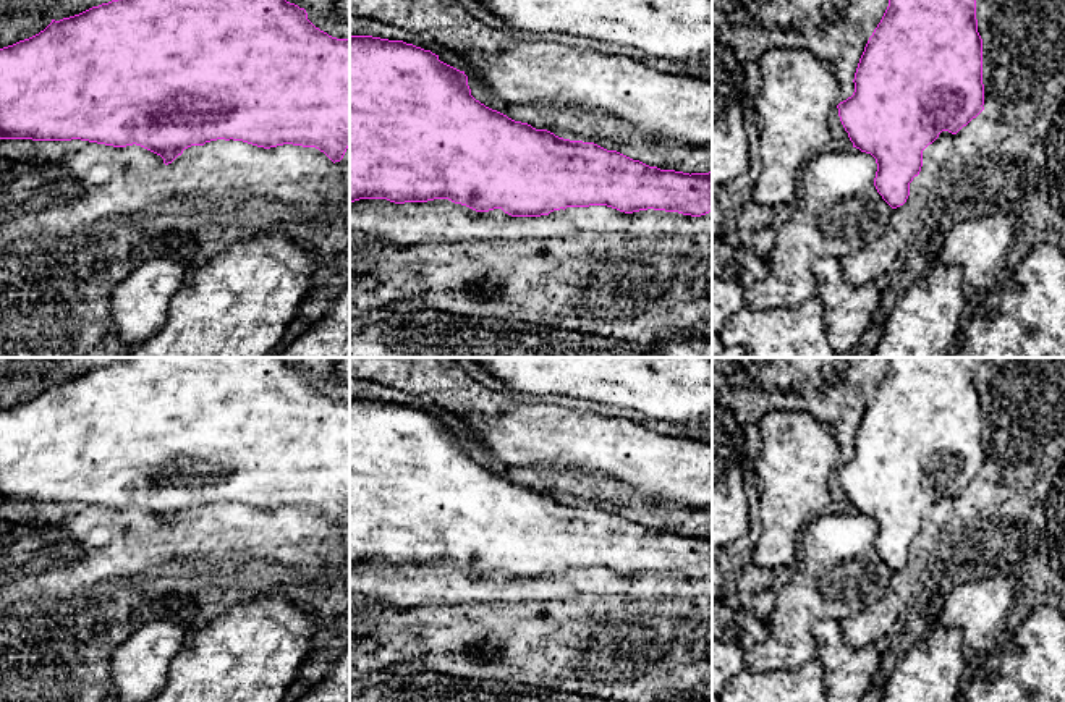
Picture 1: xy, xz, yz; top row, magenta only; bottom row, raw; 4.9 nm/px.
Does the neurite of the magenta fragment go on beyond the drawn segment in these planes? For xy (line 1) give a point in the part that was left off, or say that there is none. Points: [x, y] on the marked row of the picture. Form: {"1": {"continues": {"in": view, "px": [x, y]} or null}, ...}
{"1": {"continues": null}}

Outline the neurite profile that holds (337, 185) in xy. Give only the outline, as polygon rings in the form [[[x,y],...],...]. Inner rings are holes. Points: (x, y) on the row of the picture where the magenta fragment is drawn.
[[[0,139],[0,243],[18,243],[42,236],[70,238],[87,231],[104,218],[136,215],[142,209],[162,205],[168,197],[238,201],[252,194],[267,194],[293,201],[303,207],[322,207],[338,202],[350,191],[350,146],[340,162],[332,162],[316,147],[283,144],[270,149],[243,141],[217,139],[191,146],[172,163],[141,146],[113,147],[81,139],[32,141]]]

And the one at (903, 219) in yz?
[[[942,131],[939,137],[923,150],[923,167],[910,183],[906,202],[892,210],[889,230],[861,247],[858,252],[843,257],[842,272],[846,283],[861,286],[874,283],[885,275],[902,252],[906,238],[911,236],[919,214],[939,178],[940,168],[948,162],[955,147],[955,134]]]

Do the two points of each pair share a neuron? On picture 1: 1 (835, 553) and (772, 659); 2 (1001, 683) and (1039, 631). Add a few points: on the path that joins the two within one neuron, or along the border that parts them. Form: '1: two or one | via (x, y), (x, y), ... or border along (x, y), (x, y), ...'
1: one | via (811, 578), (811, 592), (793, 613), (792, 633)
2: one | via (1014, 670), (1039, 644)

